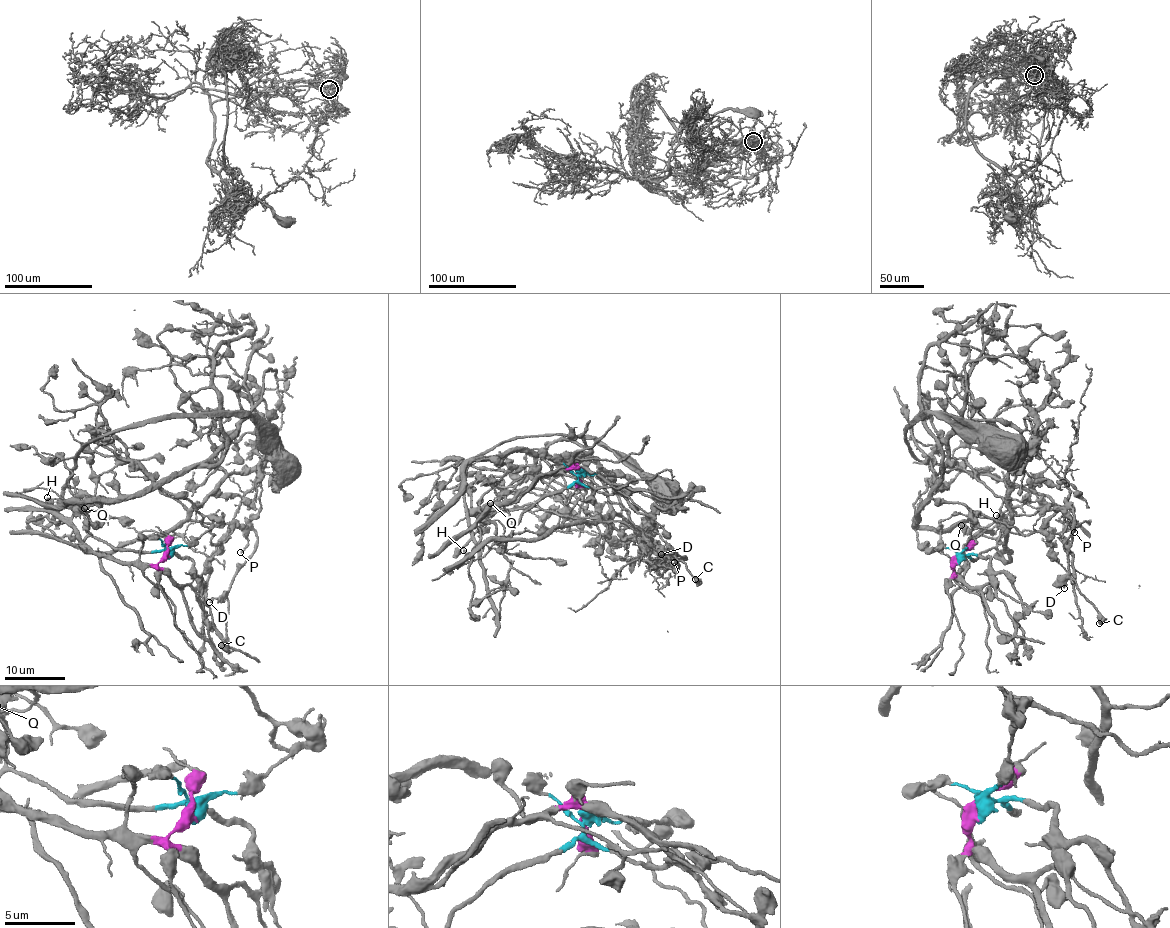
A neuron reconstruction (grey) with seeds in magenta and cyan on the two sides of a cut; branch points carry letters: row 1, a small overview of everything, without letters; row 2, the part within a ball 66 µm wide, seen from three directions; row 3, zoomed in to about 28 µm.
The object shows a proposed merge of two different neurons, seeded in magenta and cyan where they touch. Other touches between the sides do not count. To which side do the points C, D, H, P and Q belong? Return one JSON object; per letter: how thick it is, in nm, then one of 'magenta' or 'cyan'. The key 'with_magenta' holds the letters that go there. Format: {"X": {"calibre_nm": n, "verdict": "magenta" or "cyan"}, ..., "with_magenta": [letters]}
{"C": {"calibre_nm": 500, "verdict": "cyan"}, "D": {"calibre_nm": 100, "verdict": "cyan"}, "H": {"calibre_nm": 160, "verdict": "magenta"}, "P": {"calibre_nm": 130, "verdict": "cyan"}, "Q": {"calibre_nm": 480, "verdict": "magenta"}, "with_magenta": ["H", "Q"]}

